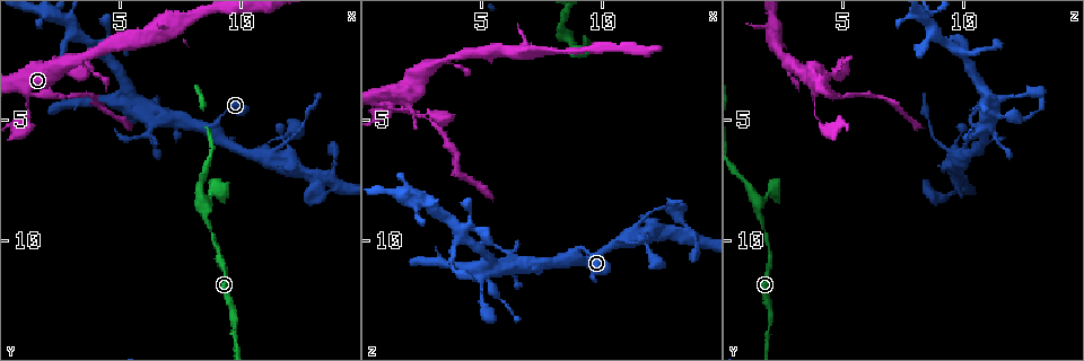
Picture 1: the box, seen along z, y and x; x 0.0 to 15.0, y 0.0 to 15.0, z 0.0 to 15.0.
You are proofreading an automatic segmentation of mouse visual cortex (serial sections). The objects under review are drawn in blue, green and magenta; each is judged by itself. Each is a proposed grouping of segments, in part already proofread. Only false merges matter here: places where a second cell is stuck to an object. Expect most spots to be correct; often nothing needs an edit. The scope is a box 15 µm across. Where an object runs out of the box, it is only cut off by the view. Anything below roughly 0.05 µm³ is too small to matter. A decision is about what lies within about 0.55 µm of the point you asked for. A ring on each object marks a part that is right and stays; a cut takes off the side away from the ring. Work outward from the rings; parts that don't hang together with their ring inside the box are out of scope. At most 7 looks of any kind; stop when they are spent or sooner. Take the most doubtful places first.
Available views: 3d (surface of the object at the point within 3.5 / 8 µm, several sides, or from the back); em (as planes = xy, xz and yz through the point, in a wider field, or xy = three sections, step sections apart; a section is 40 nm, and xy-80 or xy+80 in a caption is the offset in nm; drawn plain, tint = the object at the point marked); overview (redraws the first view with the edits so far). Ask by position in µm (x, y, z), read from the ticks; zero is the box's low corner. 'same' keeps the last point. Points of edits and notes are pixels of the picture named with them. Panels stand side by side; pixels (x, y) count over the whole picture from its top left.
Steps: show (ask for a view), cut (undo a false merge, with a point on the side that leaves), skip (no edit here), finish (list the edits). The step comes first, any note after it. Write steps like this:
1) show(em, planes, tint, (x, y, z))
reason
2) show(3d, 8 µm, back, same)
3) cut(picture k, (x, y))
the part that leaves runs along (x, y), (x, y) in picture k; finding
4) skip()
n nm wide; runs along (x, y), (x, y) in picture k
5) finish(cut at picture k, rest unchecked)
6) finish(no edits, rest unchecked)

show(3d, 8 µm, (11.5, 6.2, 9.4))
sudden change in width

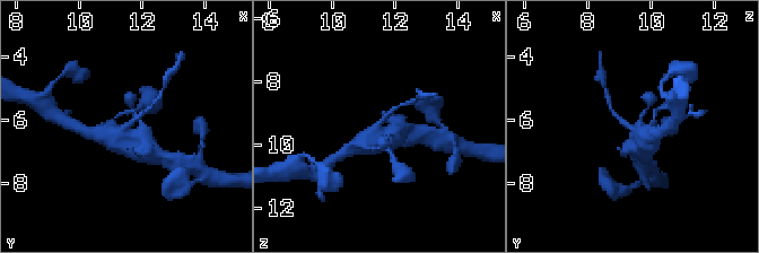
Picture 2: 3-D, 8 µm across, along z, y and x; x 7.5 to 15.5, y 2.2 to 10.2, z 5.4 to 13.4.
show(3d, 3.5 µm, (11.5, 6.2, 9.2))
closer look

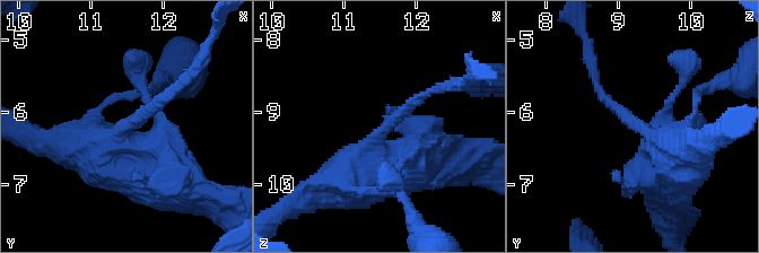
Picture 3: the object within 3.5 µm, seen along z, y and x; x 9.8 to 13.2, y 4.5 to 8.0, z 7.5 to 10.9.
show(em, xy, step 1, tint, (11.50, 6.20, 9.35))
need the tissue

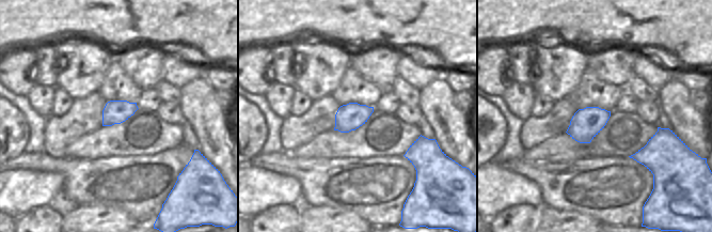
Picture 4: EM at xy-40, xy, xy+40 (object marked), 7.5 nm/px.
skip()
runs along (337, 182), (430, 93) in picture 3; all the same cell

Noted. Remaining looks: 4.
show(em, xy, step 1, tint, (8.9, 7.9, 1.9))
abrupt turn

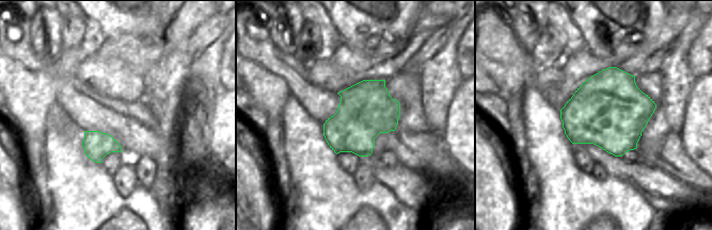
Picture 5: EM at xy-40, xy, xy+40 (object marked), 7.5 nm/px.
show(3d, 3.5 µm, same)

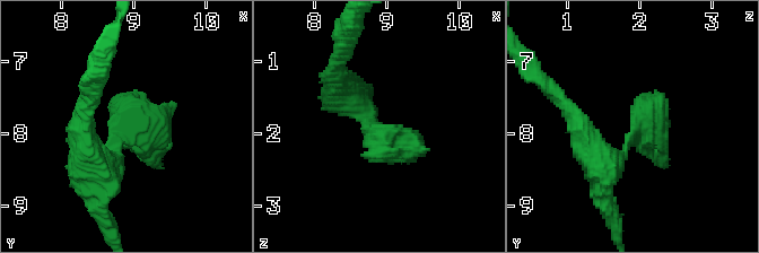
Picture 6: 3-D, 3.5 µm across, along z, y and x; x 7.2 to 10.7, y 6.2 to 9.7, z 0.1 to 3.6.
skip()
runs along (345, 97), (369, 127), (413, 158) in picture 6; continuous, no second cell

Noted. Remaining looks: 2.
finish(no edits, rest unchecked)

